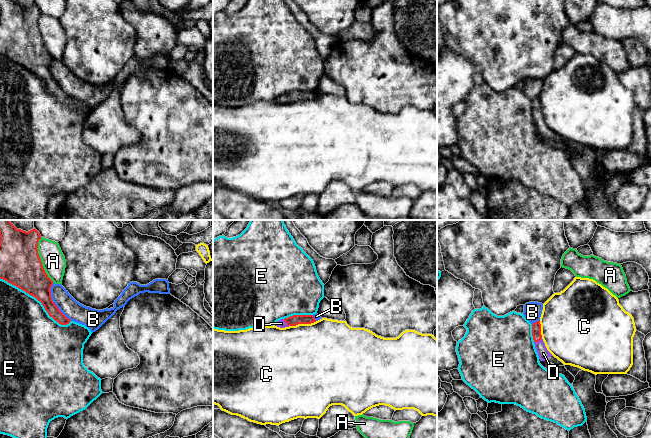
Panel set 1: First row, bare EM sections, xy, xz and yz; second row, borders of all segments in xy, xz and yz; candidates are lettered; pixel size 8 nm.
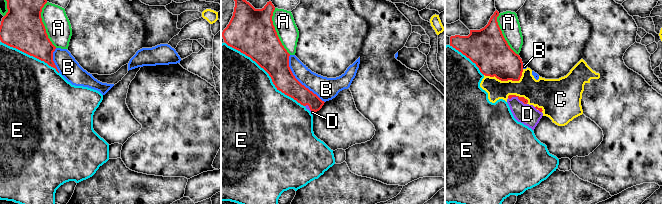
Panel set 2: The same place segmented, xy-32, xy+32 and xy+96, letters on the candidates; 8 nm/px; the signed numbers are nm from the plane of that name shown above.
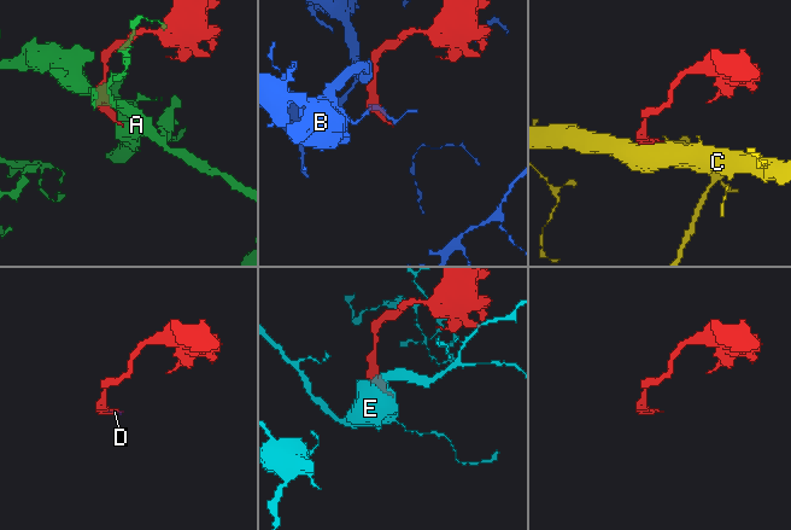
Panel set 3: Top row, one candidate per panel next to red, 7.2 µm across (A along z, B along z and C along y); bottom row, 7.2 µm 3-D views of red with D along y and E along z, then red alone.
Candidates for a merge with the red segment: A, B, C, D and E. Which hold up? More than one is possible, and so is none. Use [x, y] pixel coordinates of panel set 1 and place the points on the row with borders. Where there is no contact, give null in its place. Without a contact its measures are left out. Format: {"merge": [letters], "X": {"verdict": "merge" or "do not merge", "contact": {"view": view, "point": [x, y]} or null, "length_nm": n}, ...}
{"merge": ["D"], "A": {"verdict": "do not merge", "contact": {"view": "xy", "point": [40, 260]}, "length_nm": 380}, "B": {"verdict": "do not merge", "contact": {"view": "xy", "point": [53, 302]}, "length_nm": 340}, "C": {"verdict": "do not merge", "contact": {"view": "xz", "point": [302, 323]}, "length_nm": 220}, "D": {"verdict": "merge", "contact": {"view": "yz", "point": [538, 340]}, "length_nm": 80}, "E": {"verdict": "do not merge", "contact": {"view": "xy", "point": [37, 299]}, "length_nm": 650}}

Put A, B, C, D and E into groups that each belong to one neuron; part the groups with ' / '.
A / B / C / D / E

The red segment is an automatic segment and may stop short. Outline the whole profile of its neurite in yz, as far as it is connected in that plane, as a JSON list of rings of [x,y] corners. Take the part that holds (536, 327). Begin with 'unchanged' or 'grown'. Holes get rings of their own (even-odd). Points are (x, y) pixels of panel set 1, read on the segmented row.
grown | [[[537,321],[532,324],[532,336],[535,344],[536,351],[539,358],[542,361],[547,361],[554,365],[565,366],[561,361],[555,358],[546,348],[545,343],[541,335],[541,324],[540,321]]]

